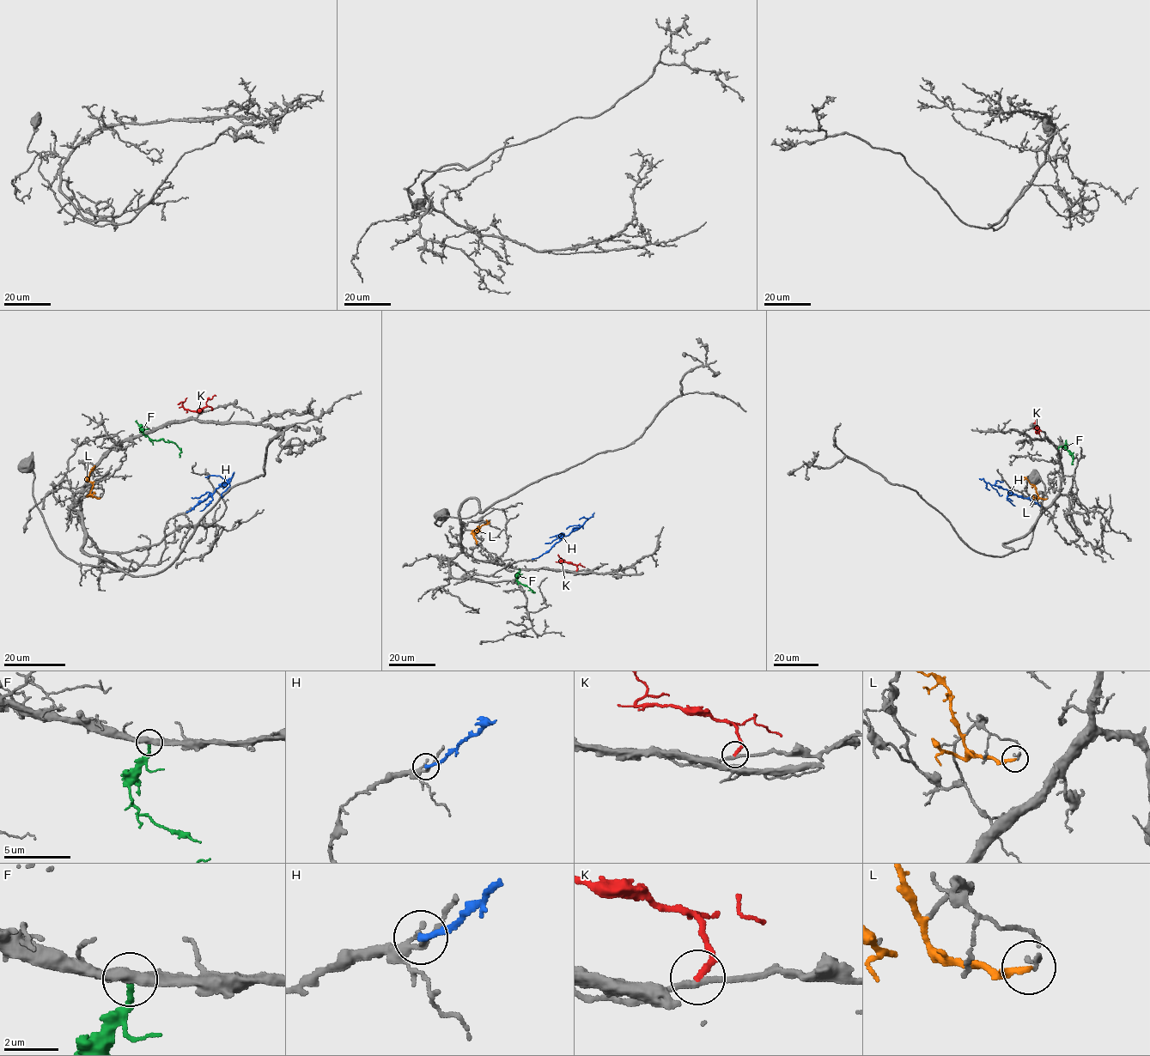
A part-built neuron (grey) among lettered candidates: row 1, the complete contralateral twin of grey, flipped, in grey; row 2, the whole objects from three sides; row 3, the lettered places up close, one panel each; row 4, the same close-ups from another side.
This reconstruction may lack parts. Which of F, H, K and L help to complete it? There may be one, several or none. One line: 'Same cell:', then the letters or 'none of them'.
Same cell: F

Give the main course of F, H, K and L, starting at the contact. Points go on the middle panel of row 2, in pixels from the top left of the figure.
F: (520, 569), (516, 579), (532, 591)
H: (532, 559), (546, 553), (561, 538), (584, 524), (573, 528), (573, 531)
K: (576, 570), (575, 565), (559, 561), (561, 559), (558, 555)
L: (477, 543), (473, 534), (487, 523), (486, 519)

